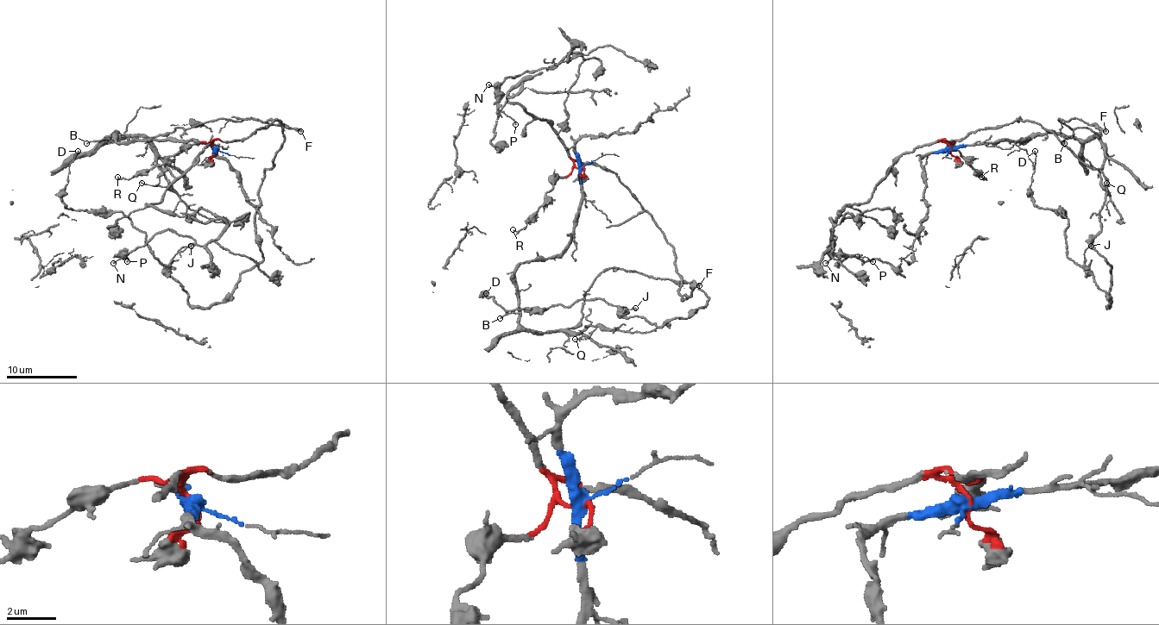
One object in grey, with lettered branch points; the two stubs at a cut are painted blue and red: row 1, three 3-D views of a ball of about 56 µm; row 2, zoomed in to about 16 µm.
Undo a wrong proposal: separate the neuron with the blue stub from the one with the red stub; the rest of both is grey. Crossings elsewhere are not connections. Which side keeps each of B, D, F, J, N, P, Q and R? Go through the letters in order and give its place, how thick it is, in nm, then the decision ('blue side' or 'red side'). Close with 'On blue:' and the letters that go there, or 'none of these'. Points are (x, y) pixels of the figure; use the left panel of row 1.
B: place (86, 143); calibre 110 nm; blue side
D: place (78, 151); calibre 140 nm; red side
F: place (300, 131); calibre 280 nm; blue side
J: place (191, 246); calibre 160 nm; red side
N: place (113, 263); calibre 140 nm; red side
P: place (127, 261); calibre 130 nm; red side
Q: place (141, 183); calibre 120 nm; blue side
R: place (117, 177); calibre 160 nm; red side
On blue: B, F, Q

